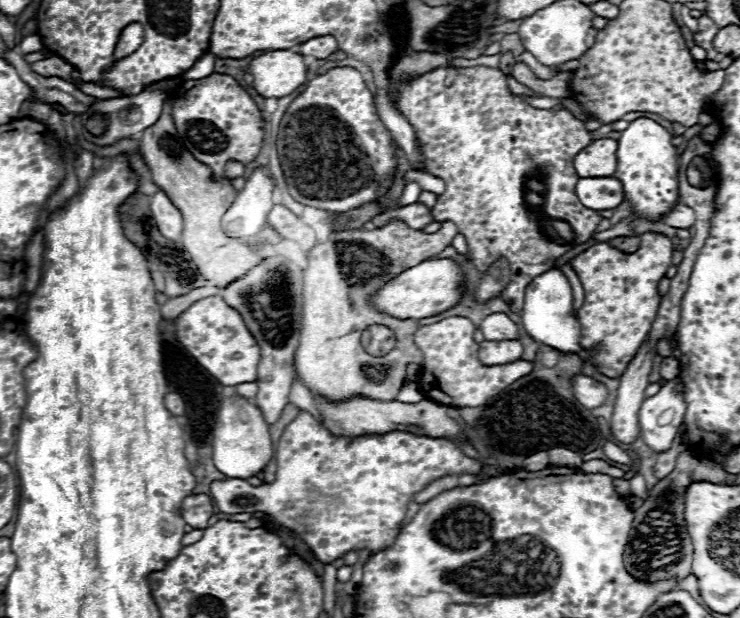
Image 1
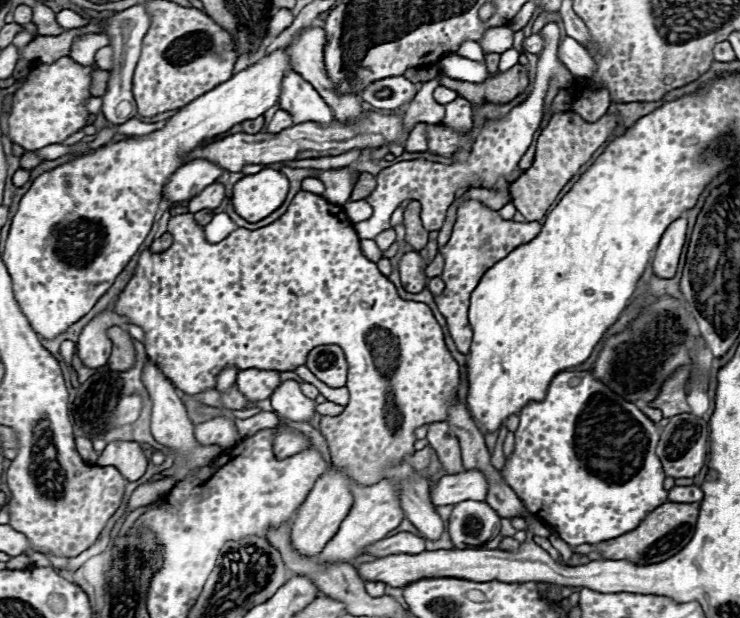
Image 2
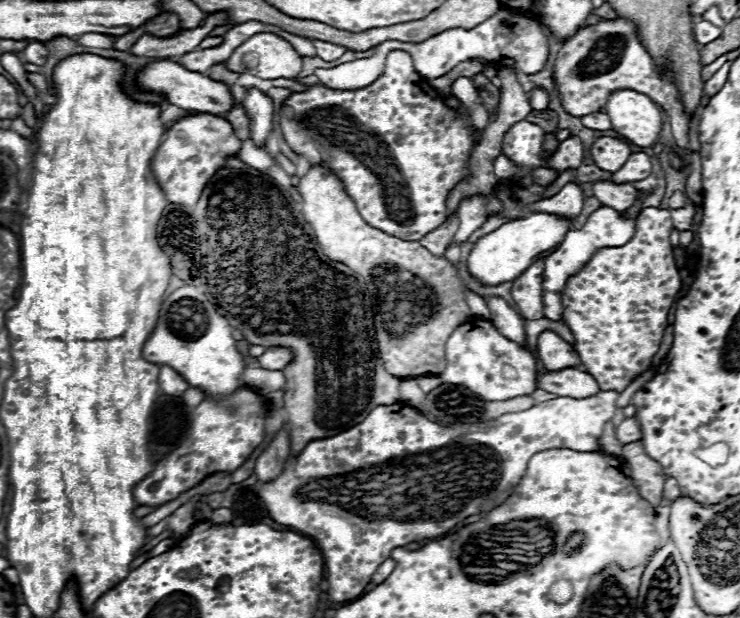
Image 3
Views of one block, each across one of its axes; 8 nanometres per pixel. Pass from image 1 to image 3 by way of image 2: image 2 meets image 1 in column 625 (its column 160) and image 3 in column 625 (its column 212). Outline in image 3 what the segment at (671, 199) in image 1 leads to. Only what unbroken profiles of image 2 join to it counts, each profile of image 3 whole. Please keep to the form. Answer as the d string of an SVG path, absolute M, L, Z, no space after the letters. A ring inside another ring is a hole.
M616 90L608 96L604 112L612 120L612 128L636 146L654 146L662 130L662 112L646 96L636 90Z

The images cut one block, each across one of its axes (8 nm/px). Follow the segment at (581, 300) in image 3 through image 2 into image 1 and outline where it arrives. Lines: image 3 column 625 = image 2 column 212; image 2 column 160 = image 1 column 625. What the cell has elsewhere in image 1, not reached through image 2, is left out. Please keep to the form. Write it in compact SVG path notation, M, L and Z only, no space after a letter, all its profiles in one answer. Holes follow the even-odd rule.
M644 232L640 236L640 248L636 252L622 252L606 242L598 242L590 246L588 250L580 252L576 258L572 258L572 266L584 286L584 304L578 308L576 318L580 318L582 326L582 338L580 344L584 350L590 352L588 360L608 378L620 378L624 370L628 368L630 360L636 356L638 348L648 340L648 334L652 330L652 322L656 320L660 300L662 296L658 294L658 282L664 278L670 262L672 262L672 240L660 232Z

